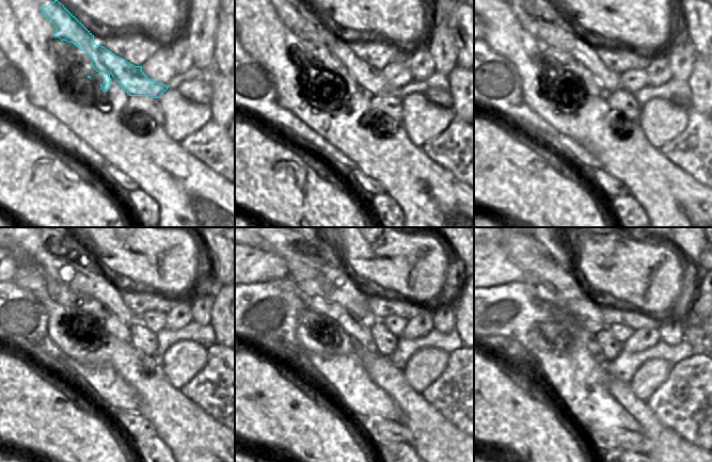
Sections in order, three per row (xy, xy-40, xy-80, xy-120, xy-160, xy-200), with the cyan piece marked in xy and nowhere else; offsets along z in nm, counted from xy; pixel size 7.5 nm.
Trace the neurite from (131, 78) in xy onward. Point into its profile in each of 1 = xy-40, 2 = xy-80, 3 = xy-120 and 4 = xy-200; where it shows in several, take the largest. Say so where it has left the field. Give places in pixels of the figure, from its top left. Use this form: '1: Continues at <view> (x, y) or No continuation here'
1: Continues at xy-40 (298, 19)
2: Continues at xy-80 (537, 18)
3: Continues at xy-120 (57, 252)
4: Continues at xy-200 (553, 267).

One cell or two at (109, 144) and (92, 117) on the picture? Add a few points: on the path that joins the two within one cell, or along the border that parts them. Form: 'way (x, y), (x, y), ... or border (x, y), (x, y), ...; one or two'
way (109, 138), (98, 124); one

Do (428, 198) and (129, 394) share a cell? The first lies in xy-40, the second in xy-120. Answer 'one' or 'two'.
two

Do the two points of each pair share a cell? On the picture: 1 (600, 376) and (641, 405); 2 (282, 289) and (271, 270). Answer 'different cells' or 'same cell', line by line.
1: different cells
2: different cells

